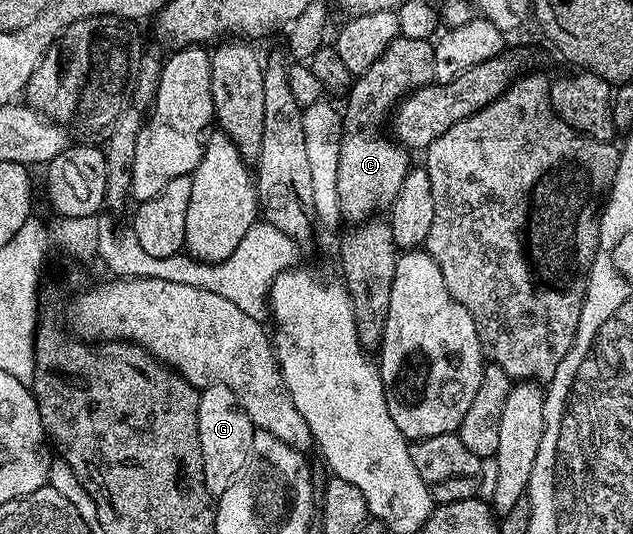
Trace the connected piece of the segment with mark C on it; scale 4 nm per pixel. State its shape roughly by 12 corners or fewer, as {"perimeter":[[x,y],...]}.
{"perimeter":[[398,35],[353,77],[336,191],[351,225],[389,209],[411,153],[377,128],[434,80],[433,49]]}

